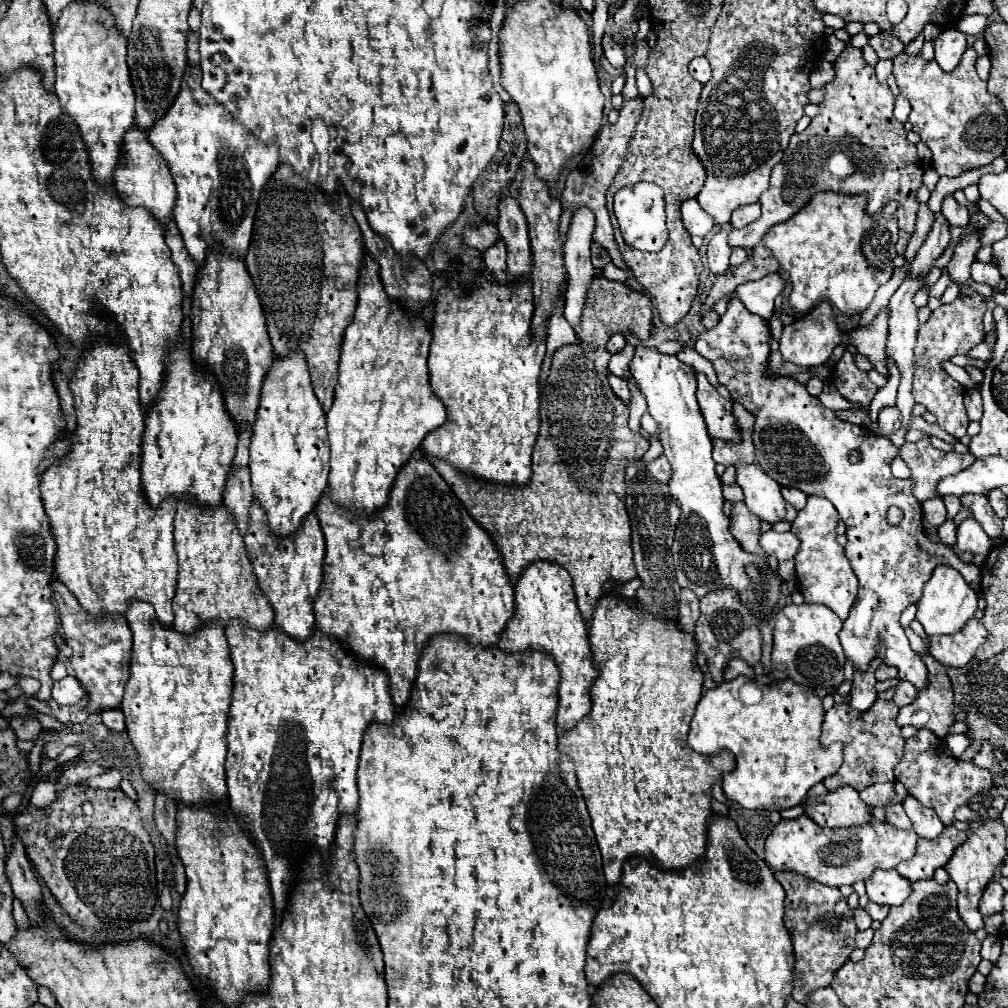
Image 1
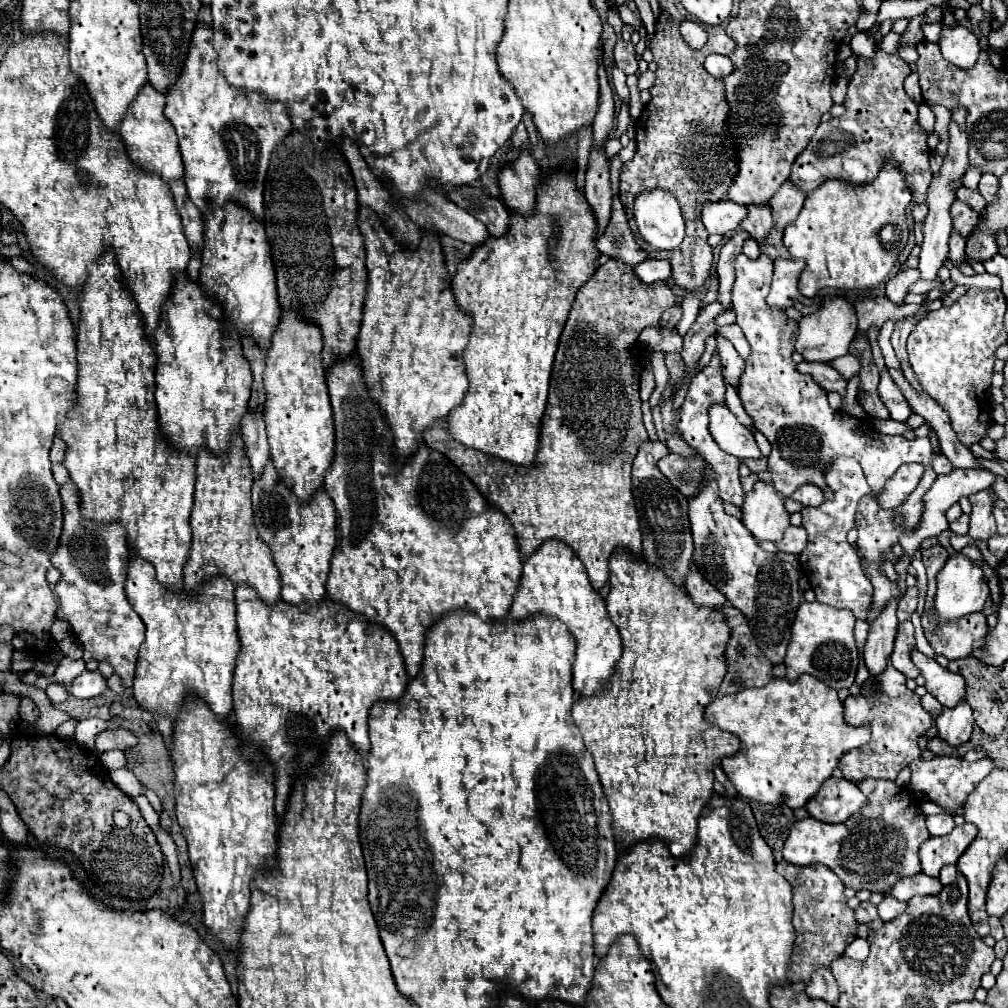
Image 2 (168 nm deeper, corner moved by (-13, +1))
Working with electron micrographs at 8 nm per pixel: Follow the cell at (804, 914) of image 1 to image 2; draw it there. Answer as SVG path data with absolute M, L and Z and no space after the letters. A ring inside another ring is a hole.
M782 860L776 866L776 872L782 874L792 884L796 942L794 942L794 952L790 956L788 980L808 984L814 970L830 968L832 960L844 954L846 946L856 938L858 922L854 920L854 910L850 910L846 904L848 900L844 896L842 880L824 864L796 866Z

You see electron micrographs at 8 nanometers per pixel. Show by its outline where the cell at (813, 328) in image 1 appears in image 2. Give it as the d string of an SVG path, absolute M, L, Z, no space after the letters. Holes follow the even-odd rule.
M824 296L822 306L810 314L804 316L798 322L798 338L796 338L796 352L800 352L808 362L830 362L834 358L840 358L848 354L850 342L856 336L858 330L858 318L854 306L842 298L842 296Z

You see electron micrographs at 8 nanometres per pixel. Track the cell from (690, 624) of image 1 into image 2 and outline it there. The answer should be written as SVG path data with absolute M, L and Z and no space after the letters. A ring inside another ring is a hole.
M690 562L690 574L686 576L686 590L690 598L702 606L722 606L726 602L722 592L718 592L710 582L704 580L694 562Z

